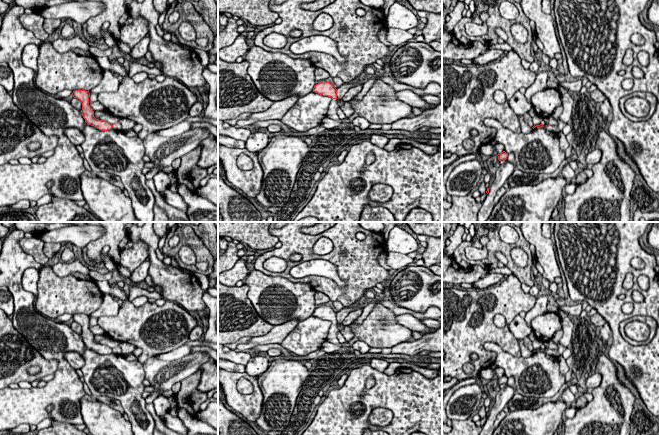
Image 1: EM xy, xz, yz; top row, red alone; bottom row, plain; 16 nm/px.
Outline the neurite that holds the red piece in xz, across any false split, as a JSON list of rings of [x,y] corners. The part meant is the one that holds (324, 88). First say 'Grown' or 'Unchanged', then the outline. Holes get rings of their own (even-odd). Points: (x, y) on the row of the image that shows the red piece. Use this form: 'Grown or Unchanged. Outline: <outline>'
Unchanged. Outline: [[[321,81],[316,84],[313,88],[313,92],[337,99],[337,89],[333,86],[333,84],[326,81]]]

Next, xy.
Unchanged. Outline: [[[75,90],[72,93],[74,98],[77,98],[82,103],[82,116],[85,119],[85,122],[101,131],[111,130],[113,125],[108,123],[107,121],[99,120],[94,117],[94,111],[89,105],[89,91],[85,90]]]

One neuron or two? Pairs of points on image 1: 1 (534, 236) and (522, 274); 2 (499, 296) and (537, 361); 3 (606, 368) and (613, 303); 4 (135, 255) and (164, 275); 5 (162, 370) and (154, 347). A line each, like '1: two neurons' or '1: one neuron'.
1: two neurons
2: two neurons
3: two neurons
4: two neurons
5: two neurons

